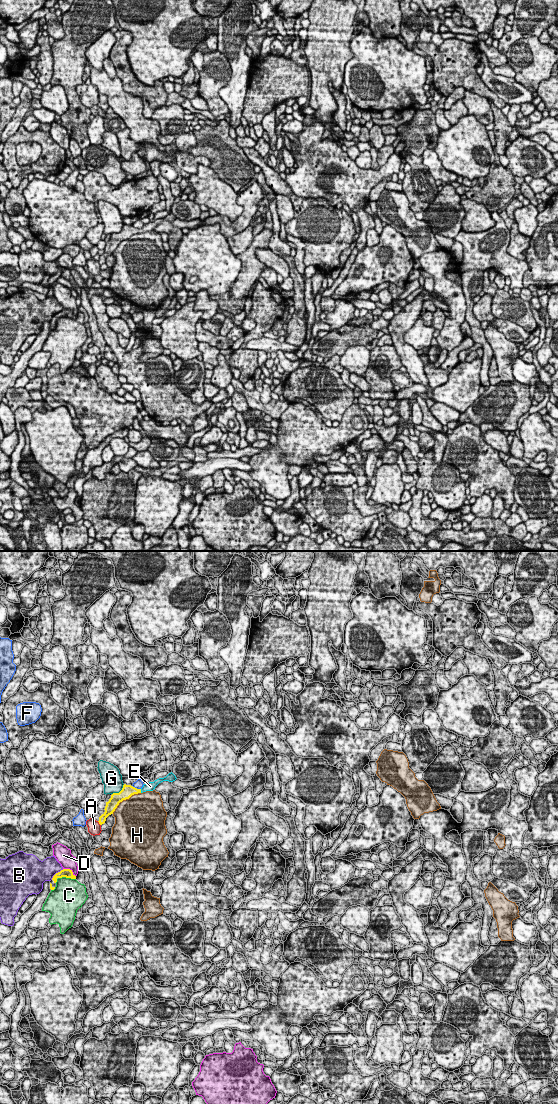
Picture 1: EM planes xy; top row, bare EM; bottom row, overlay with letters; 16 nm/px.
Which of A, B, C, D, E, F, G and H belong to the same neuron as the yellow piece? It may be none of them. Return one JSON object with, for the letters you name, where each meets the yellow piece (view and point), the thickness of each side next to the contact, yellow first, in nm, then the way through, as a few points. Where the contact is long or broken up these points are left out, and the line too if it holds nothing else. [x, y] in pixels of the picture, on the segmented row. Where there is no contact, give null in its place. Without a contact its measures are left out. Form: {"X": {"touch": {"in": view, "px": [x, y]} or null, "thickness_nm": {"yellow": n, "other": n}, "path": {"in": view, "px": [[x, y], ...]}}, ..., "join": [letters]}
{"E": {"touch": {"in": "xy", "px": [140, 791]}, "thickness_nm": {"yellow": 200, "other": 140}, "path": {"in": "xy", "px": [[127, 791], [140, 791], [150, 786]]}}, "join": ["E"]}

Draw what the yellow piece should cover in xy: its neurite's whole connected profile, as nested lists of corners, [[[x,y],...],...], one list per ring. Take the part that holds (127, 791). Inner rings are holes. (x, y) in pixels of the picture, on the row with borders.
[[[171,772],[164,778],[159,778],[154,782],[149,782],[147,784],[144,784],[141,789],[137,789],[131,785],[124,784],[122,790],[119,793],[113,793],[109,801],[106,802],[106,806],[104,809],[105,812],[99,817],[98,821],[99,824],[100,825],[104,824],[106,818],[109,815],[113,814],[119,803],[122,802],[123,800],[129,799],[134,794],[143,793],[146,791],[153,791],[155,787],[163,781],[173,782],[176,779],[177,779],[176,776]]]

